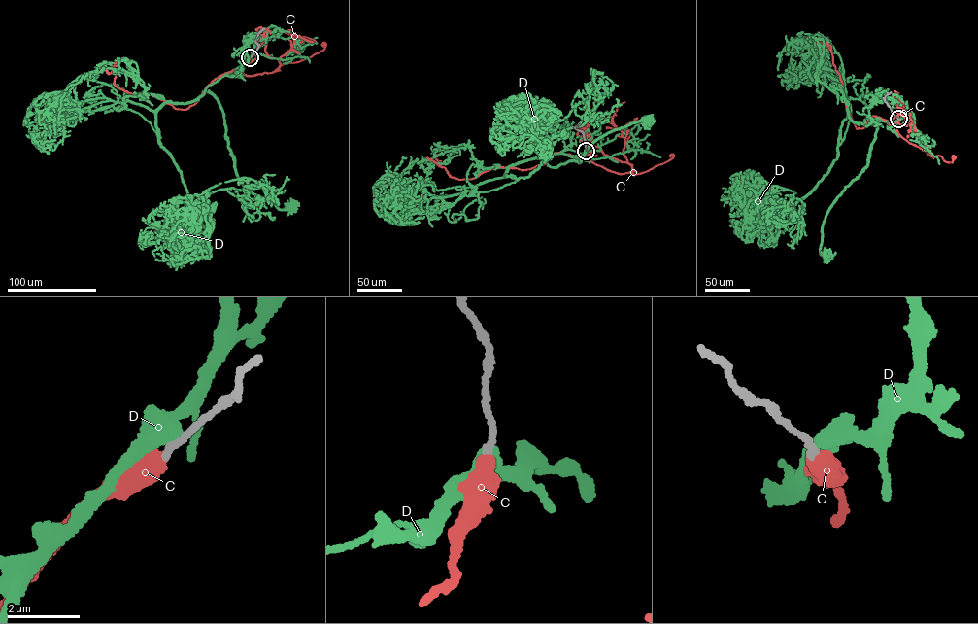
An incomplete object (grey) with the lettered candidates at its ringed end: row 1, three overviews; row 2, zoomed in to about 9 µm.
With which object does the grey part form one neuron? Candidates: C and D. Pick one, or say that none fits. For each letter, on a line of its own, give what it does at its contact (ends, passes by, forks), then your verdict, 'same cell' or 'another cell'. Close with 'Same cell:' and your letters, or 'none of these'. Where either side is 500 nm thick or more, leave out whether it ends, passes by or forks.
C: it ends | same cell
D: it forks | another cell
Same cell: C

